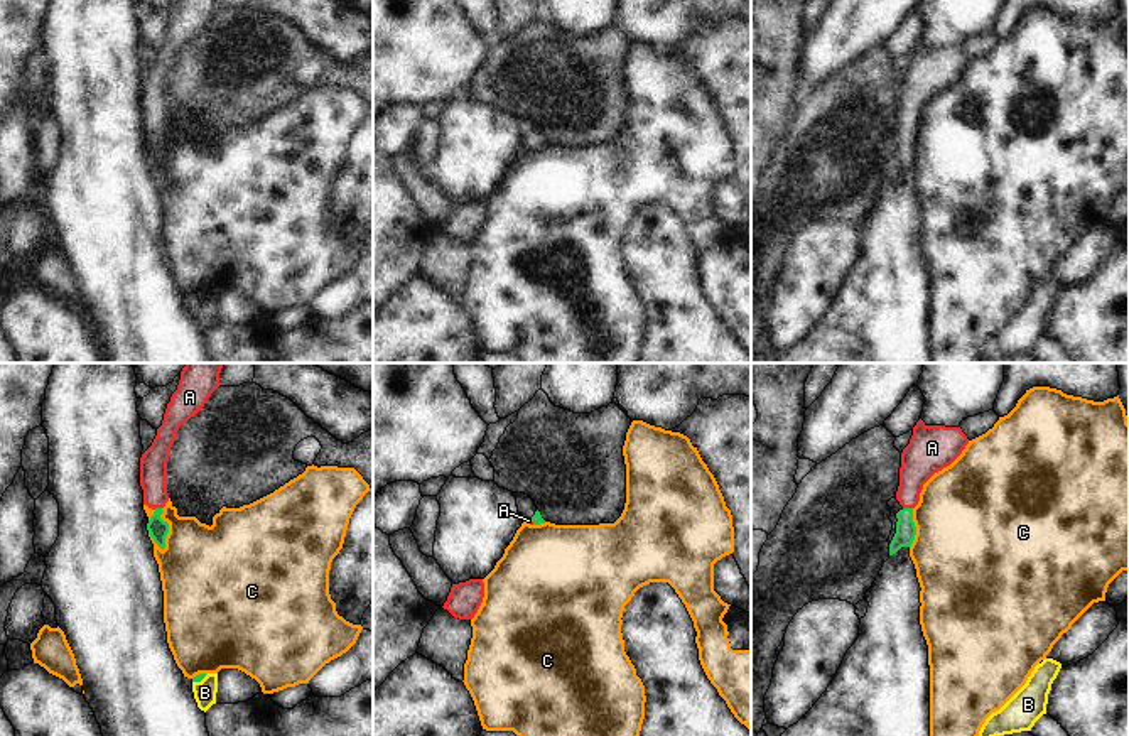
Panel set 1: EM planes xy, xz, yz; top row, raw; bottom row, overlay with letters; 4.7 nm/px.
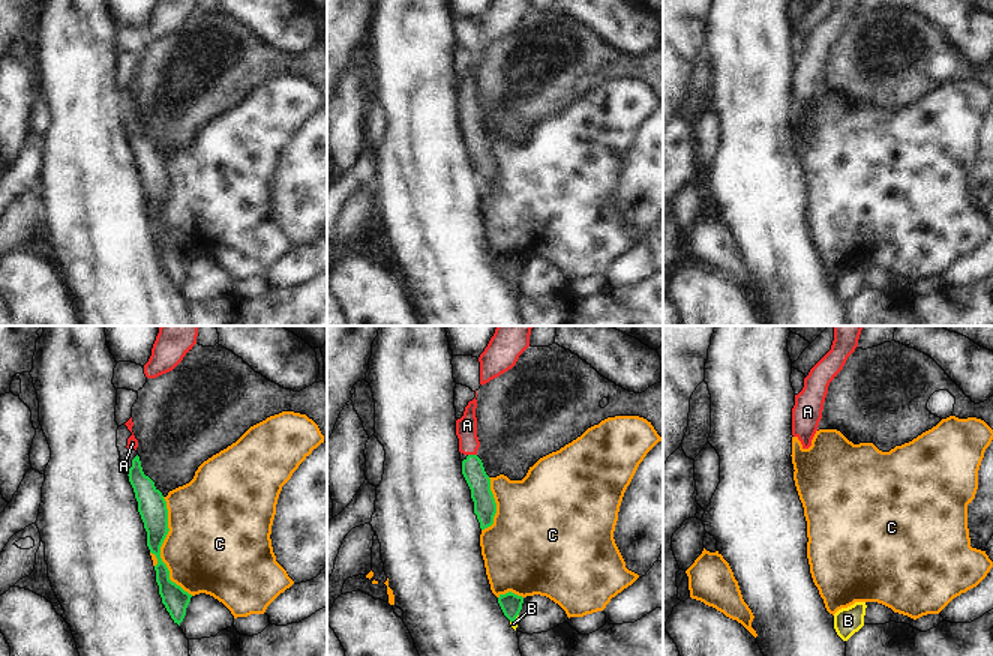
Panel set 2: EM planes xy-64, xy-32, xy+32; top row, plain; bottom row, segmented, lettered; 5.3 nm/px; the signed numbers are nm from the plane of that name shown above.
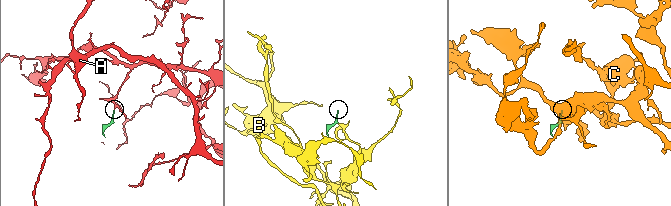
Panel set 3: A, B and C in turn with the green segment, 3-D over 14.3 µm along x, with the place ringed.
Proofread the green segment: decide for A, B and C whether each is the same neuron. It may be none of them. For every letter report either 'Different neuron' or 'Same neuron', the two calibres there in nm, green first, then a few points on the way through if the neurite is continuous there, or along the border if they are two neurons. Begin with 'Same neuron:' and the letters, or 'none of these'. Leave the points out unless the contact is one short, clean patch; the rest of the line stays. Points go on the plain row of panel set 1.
Same neuron: A
A: Same neuron. Thickness 100 nm (green) against 190 nm. Path across: yz (905, 156), (908, 130), (912, 98), (922, 80)
B: Different neuron. Thickness 40 nm (green) against 110 nm. Boundary: xy (206, 297), (193, 304)
C: Different neuron. Thickness 90 nm (green) against 420 nm.

